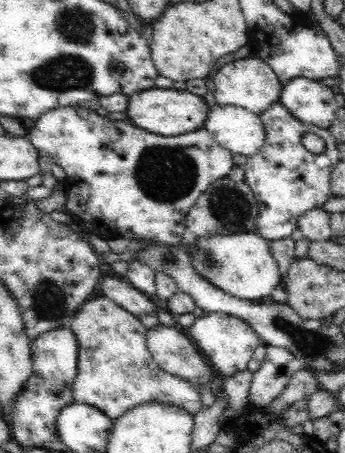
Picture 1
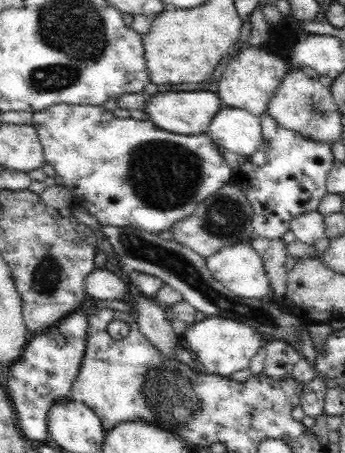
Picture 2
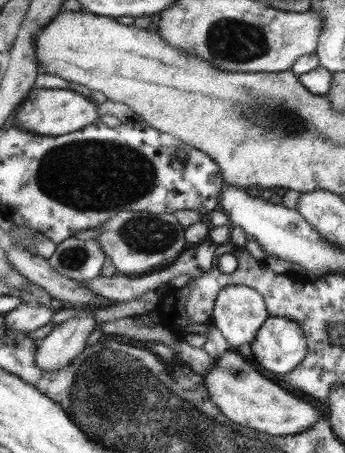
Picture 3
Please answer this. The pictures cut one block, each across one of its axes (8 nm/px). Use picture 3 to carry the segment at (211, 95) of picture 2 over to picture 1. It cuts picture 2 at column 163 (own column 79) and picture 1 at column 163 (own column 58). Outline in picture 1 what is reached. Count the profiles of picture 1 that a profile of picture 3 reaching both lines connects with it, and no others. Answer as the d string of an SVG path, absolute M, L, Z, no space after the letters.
M150 88L144 92L136 92L128 98L128 122L132 126L138 126L140 130L146 130L148 134L158 134L162 138L178 138L182 134L188 132L196 132L200 128L204 128L204 122L208 118L208 106L206 102L196 96L190 94L188 90L160 90L160 88Z

